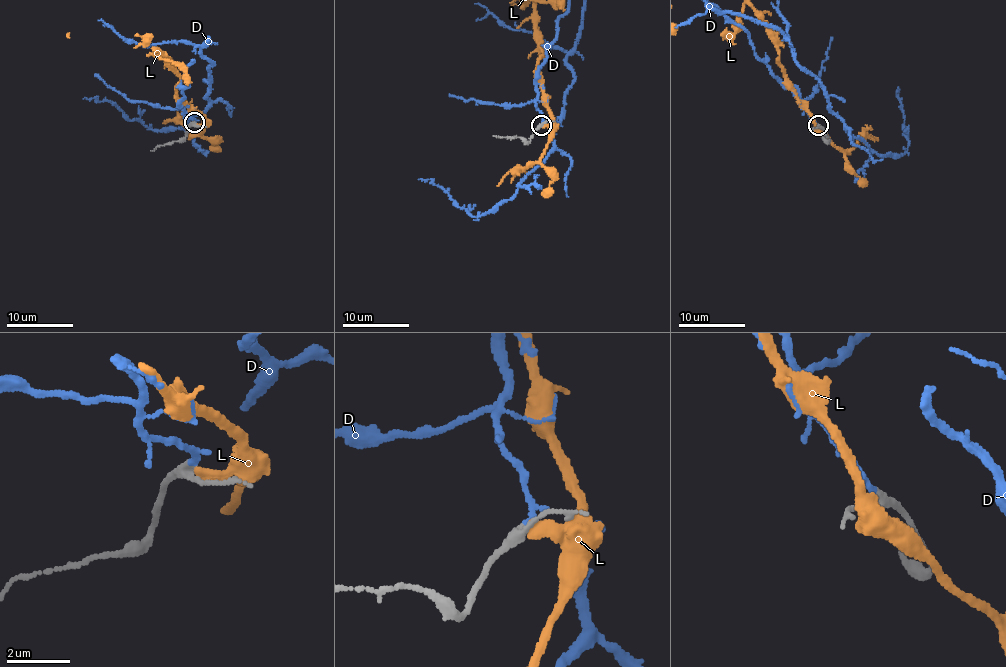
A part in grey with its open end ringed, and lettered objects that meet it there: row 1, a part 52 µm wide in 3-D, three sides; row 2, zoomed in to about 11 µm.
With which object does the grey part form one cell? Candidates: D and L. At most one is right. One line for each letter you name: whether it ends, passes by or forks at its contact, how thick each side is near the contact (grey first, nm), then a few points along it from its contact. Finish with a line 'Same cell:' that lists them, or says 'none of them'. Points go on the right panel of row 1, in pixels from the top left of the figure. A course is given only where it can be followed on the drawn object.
D: it ends; calibres 220 and 170 nm
Same cell: D

